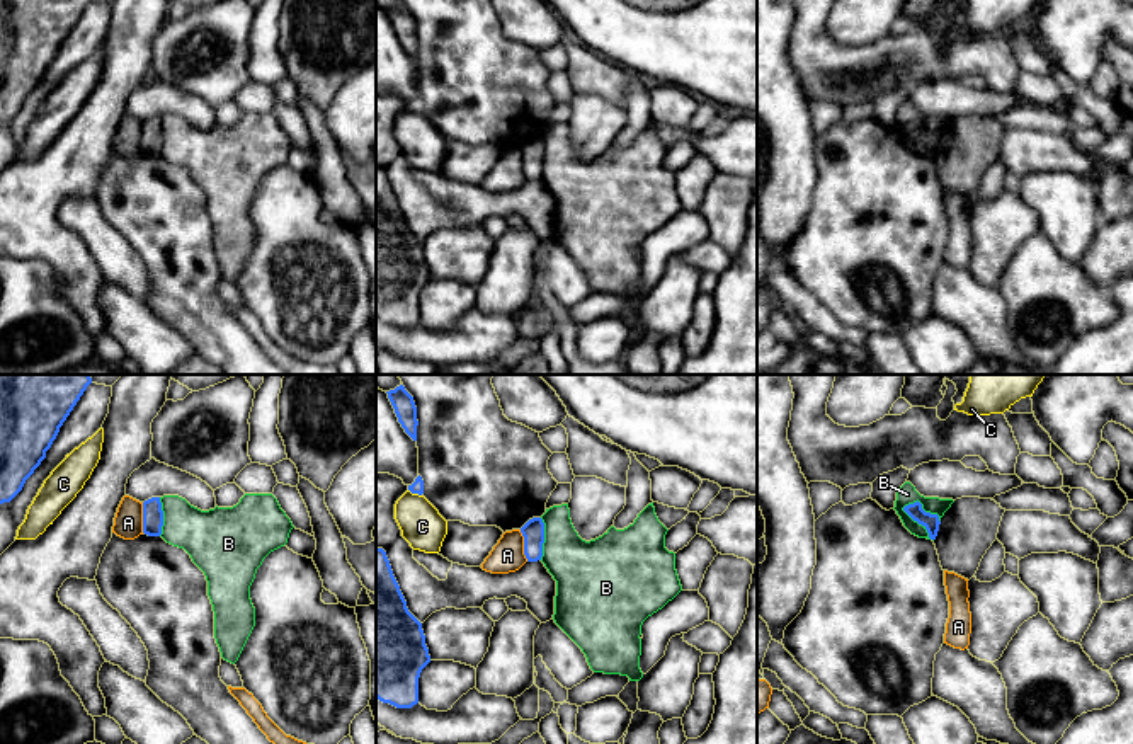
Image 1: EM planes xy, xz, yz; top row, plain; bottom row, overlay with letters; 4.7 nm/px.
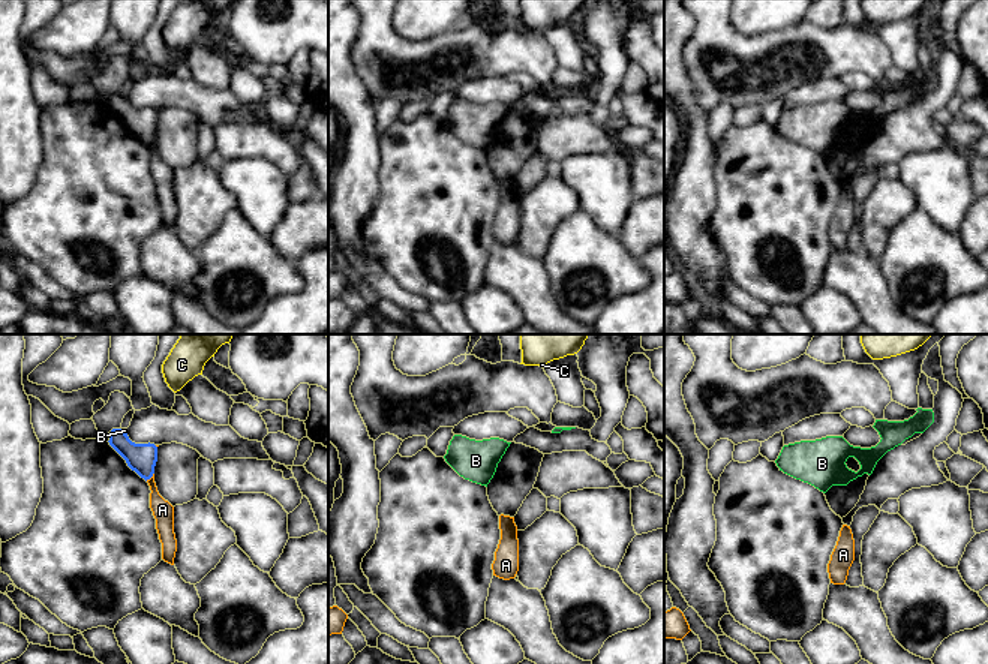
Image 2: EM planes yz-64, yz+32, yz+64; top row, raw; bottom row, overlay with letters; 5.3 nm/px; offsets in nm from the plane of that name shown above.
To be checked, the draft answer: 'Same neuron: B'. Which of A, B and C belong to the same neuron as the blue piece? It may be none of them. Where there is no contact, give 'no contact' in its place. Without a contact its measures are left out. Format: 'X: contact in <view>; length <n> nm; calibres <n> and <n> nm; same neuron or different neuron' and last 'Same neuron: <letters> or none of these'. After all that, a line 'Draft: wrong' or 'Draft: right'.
A: contact in xz; length 160 nm; calibres 110 and 160 nm; different neuron
B: contact in yz; length 220 nm; calibres 80 and 90 nm; different neuron
C: contact in xz; length 70 nm; calibres 60 and 200 nm; different neuron
Same neuron: none of these
Draft: wrong

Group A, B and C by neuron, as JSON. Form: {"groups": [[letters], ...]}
{"groups": [["A"], ["B"], ["C"]]}

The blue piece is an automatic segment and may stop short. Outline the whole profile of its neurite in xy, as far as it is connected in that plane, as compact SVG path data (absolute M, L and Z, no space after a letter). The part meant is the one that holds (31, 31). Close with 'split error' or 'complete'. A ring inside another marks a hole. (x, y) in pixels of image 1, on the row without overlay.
M0 0L0 123L22 109L90 2Z | complete

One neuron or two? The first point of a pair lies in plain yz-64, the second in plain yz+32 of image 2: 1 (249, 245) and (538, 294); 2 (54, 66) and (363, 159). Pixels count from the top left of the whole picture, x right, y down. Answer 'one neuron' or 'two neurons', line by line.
1: two neurons
2: two neurons

